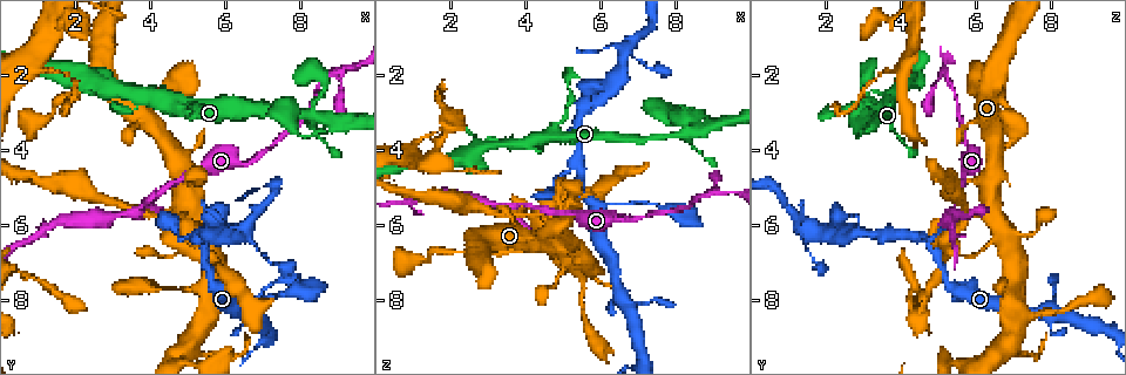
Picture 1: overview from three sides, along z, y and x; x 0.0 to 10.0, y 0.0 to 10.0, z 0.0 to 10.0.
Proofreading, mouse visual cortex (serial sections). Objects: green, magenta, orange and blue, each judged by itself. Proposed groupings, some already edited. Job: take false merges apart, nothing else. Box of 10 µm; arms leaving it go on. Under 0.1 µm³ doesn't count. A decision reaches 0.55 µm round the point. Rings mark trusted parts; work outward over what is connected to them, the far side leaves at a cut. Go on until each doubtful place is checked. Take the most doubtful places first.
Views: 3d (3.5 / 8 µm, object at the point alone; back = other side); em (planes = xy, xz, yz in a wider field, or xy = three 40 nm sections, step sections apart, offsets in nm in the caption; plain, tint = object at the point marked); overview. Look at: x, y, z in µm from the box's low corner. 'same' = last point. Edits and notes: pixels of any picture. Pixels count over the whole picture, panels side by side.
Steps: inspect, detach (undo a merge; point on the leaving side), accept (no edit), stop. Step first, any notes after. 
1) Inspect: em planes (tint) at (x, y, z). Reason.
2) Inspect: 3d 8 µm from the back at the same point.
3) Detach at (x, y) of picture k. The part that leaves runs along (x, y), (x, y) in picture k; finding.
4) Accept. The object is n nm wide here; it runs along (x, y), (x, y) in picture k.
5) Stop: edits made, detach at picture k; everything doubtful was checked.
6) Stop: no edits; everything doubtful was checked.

Inspect: 3d 3.5 µm from the back at (3.20, 5.75, 5.40). Sudden change in width.

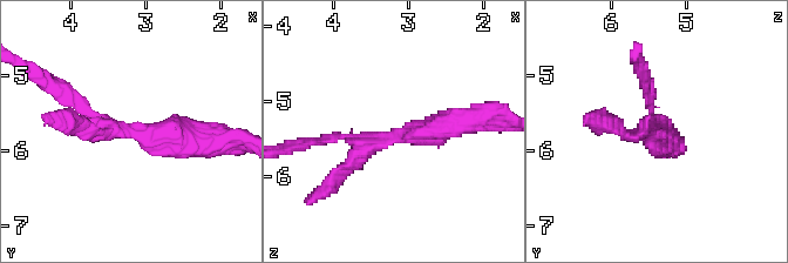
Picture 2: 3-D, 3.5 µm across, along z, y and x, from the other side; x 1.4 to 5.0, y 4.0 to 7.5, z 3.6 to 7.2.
Inspect: em xy step 3 (tint) at (3.20, 5.70, 5.50). Now the EM.

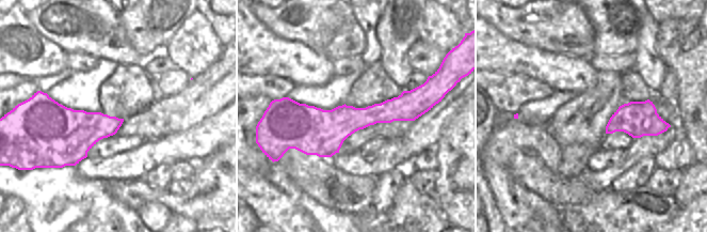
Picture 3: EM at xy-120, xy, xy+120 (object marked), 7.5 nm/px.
Inspect: em xy step 5 (tint) at the same point.

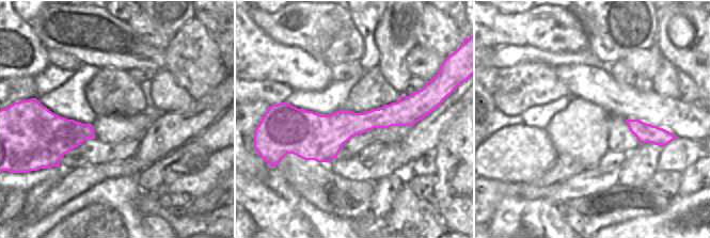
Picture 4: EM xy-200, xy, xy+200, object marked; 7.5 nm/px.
Accept. It runs along (284, 111), (298, 124), (425, 112) in picture 4; one cell here.

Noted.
Inspect: 3d 8 µm from the back at (8.90, 2.05, 5.05). Sharp bend.

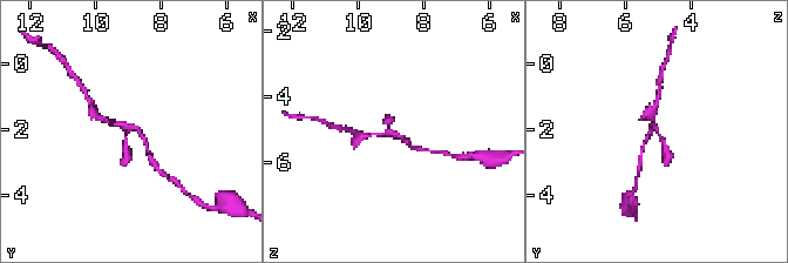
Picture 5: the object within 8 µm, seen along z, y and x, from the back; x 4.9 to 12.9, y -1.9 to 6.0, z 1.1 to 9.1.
Inspect: 3d 3.5 µm at the same point. Closer look.

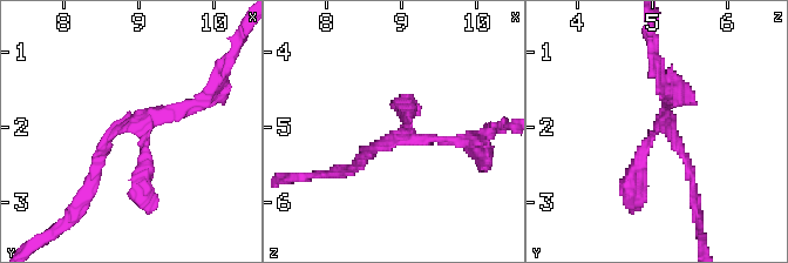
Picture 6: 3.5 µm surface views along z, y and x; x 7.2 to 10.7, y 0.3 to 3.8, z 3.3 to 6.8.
Accept. It runs along (354, 164), (408, 126), (405, 108) in picture 6; one cell here.

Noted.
Inspect: em xy step 3 (tint) at (4.80, 6.05, 5.45). Abrupt turn.

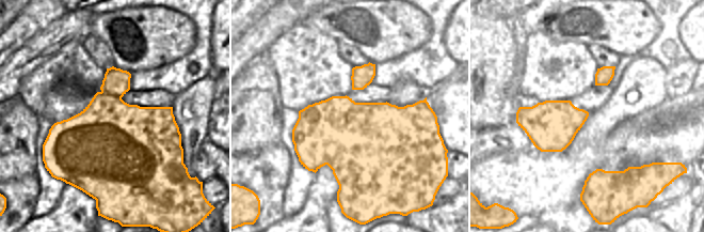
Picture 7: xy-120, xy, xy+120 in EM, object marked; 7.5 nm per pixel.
Inspect: 3d 3.5 µm at the same point.

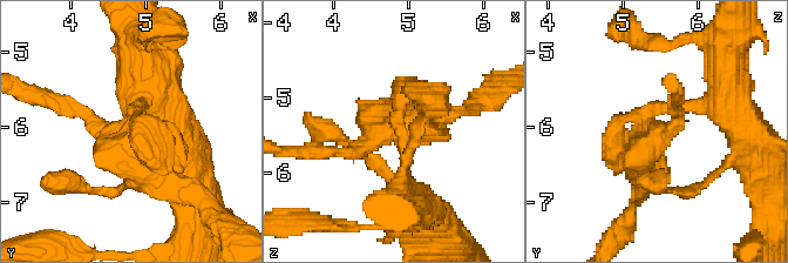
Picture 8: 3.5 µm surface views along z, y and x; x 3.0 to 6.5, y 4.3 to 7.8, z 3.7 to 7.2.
Detach at (661, 145) of picture 8. The object is 650 nm wide here; the part that leaves runs along (645, 122), (668, 133), (678, 96) in picture 8; a second cell is stuck on.

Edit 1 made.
Stop: edits made, detach at picture 8; everything doubtful was checked.

